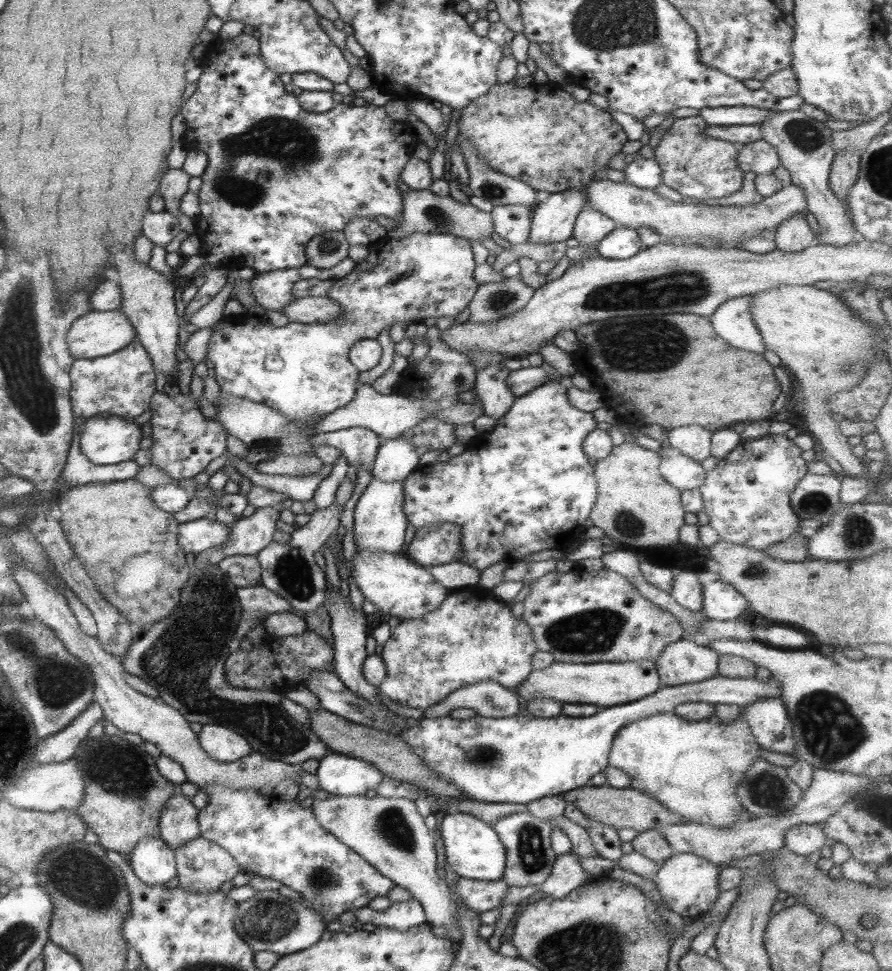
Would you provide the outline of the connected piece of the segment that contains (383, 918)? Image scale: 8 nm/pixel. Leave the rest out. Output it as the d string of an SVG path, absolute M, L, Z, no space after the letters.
M413 898L407 902L391 903L382 912L373 911L367 905L353 911L356 920L361 923L373 924L375 927L386 926L393 930L405 931L421 923L426 923L422 906Z

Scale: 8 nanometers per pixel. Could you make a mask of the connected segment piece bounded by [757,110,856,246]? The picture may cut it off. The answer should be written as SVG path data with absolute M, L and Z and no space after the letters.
M800 110L772 111L772 115L760 124L761 136L777 152L780 165L788 170L790 184L798 186L804 196L806 209L818 224L818 244L846 246L854 242L855 229L842 202L830 189L828 174L836 150L833 148L832 131L822 121L807 117Z

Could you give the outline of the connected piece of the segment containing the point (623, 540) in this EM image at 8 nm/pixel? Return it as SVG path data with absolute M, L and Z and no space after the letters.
M625 442L615 445L605 458L596 462L596 499L588 517L593 526L601 528L604 536L612 540L613 545L653 552L659 548L671 550L679 542L677 530L684 524L685 511L680 503L680 492L659 474L660 462L657 452Z

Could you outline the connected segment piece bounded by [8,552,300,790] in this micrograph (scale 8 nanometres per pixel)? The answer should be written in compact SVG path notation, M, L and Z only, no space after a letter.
M8 552L8 555L12 558L12 577L22 590L23 600L30 604L33 619L50 628L68 652L88 668L93 681L92 700L97 701L101 707L104 720L111 722L115 728L121 730L122 734L125 732L137 734L145 743L156 745L162 755L181 766L186 781L197 788L203 789L211 784L231 787L231 790L258 790L266 784L277 785L289 778L297 787L300 786L298 766L283 764L279 760L269 760L254 751L229 763L217 762L207 756L199 747L197 735L189 729L189 723L183 716L161 700L149 698L125 682L126 672L120 660L107 654L94 637L89 637L80 630L80 624L67 606L63 594L57 591L57 587L42 582L42 578L26 568L14 552Z

